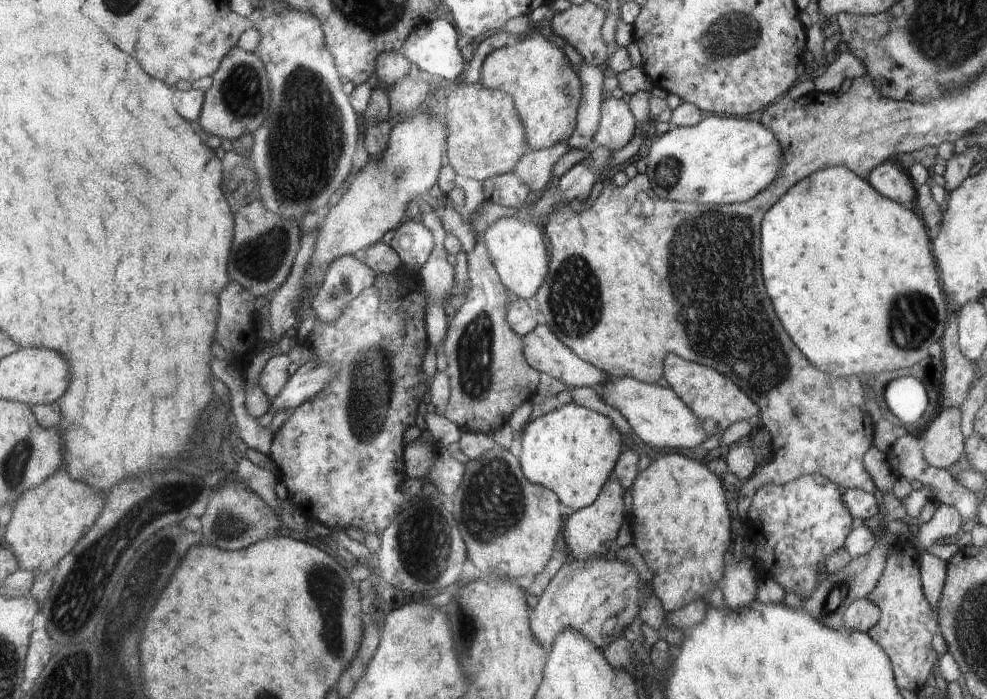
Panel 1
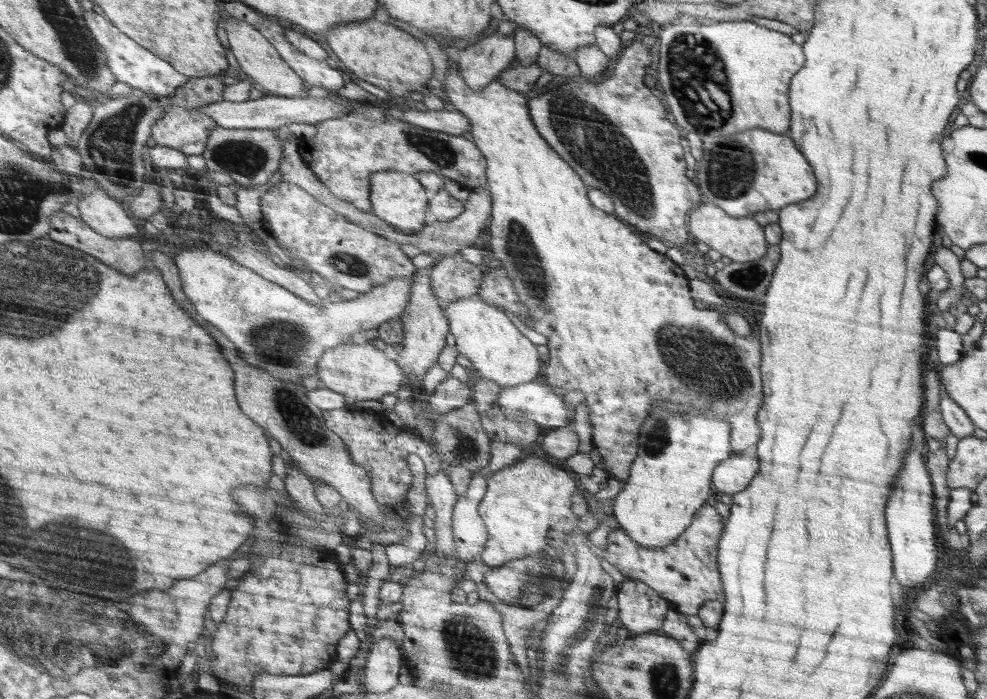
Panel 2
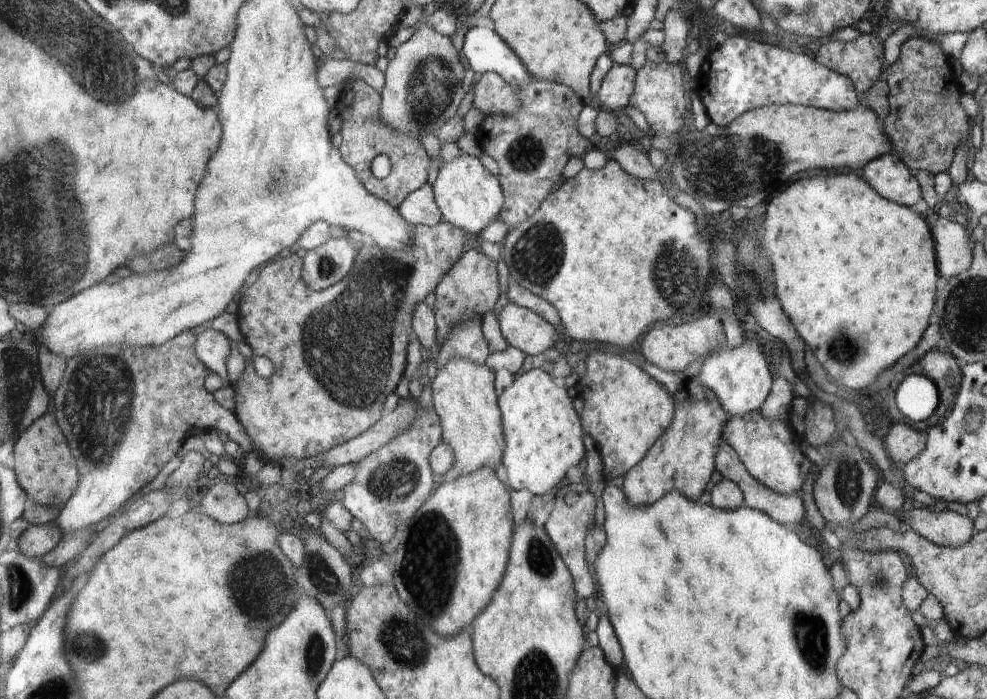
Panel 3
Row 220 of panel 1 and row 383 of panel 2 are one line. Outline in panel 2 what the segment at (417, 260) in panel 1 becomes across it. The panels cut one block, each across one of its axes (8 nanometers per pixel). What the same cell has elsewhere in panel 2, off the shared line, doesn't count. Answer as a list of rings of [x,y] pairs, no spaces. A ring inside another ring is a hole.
[[[430,267],[414,272],[412,298],[406,305],[405,311],[402,312],[401,316],[398,316],[405,329],[405,340],[402,343],[402,351],[397,355],[397,360],[406,372],[406,382],[412,386],[420,385],[424,375],[437,364],[437,357],[447,346],[445,338],[449,332],[449,321],[445,317],[444,309],[433,294],[430,275]]]

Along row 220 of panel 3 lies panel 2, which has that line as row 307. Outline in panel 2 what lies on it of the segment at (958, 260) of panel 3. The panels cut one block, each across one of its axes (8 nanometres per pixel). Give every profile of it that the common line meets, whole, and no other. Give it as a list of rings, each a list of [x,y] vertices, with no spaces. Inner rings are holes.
[[[940,242],[934,253],[934,264],[941,266],[947,272],[949,287],[934,295],[933,308],[937,313],[954,308],[960,302],[962,294],[966,292],[964,286],[966,278],[962,274],[960,263],[960,258]]]

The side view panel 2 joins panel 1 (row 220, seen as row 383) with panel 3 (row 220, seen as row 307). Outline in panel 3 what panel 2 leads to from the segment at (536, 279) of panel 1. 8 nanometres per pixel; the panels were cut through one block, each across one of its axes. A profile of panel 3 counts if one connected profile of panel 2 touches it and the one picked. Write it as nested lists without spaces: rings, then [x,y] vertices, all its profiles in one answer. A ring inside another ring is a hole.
[[[462,153],[450,162],[444,161],[431,188],[443,220],[466,230],[466,234],[470,234],[471,237],[477,237],[484,232],[490,224],[498,220],[498,214],[502,212],[504,202],[502,202],[501,182],[488,170],[484,174],[484,166],[476,160],[476,157],[472,158]]]

